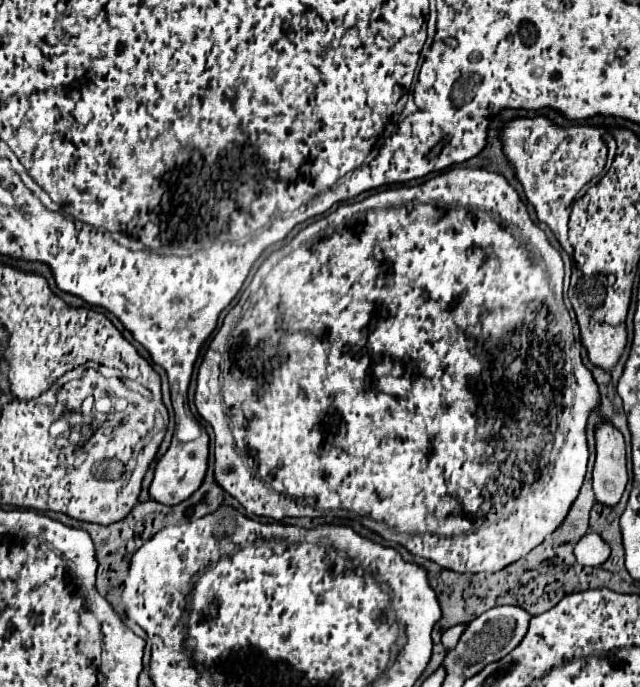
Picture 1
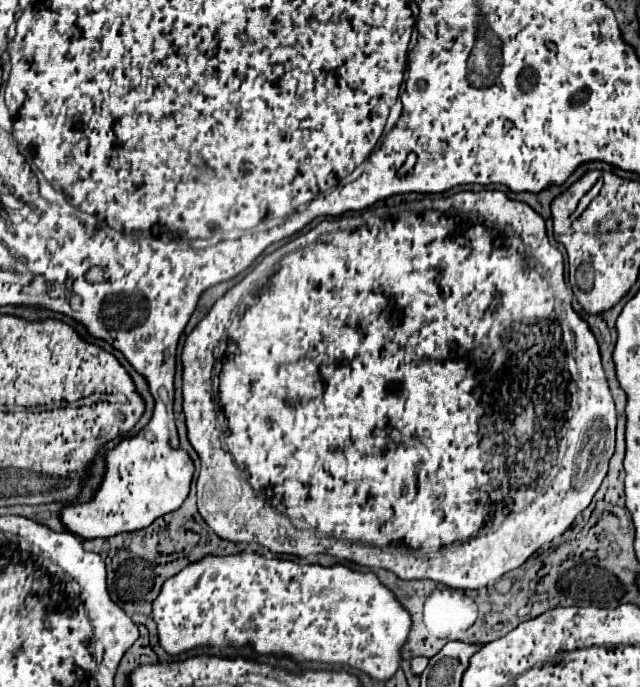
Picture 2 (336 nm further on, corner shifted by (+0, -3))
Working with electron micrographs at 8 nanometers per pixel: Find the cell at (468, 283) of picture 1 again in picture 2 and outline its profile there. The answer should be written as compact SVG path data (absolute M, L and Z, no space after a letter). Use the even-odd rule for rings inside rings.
M482 190L482 192L458 192L448 198L424 198L420 202L410 202L404 210L394 208L370 208L362 214L354 216L344 216L336 220L324 220L318 226L314 226L310 232L300 234L286 242L282 248L274 250L272 254L264 256L260 264L254 266L252 272L248 272L236 286L232 286L214 306L212 310L204 316L204 320L192 330L192 334L186 338L184 350L182 350L182 364L184 364L184 374L182 374L182 396L184 396L184 416L186 416L186 428L188 428L188 440L192 448L200 456L200 476L198 476L198 512L204 518L204 522L210 526L214 534L218 534L222 540L230 542L246 542L246 544L260 544L268 548L274 554L292 554L298 558L306 558L310 554L330 554L338 560L348 560L356 562L360 566L368 568L384 568L394 572L402 580L412 580L412 578L430 578L436 582L442 582L450 588L460 588L460 590L478 590L482 586L494 584L498 578L502 578L506 572L522 566L528 556L532 556L542 544L552 542L560 534L564 534L570 524L574 522L574 516L586 510L586 506L592 502L594 494L598 492L606 472L608 472L608 462L614 454L614 432L616 432L616 408L614 408L614 398L608 388L608 380L602 368L600 360L600 350L598 342L588 328L586 320L582 320L574 308L572 308L572 294L566 286L564 277L564 260L562 254L548 244L546 236L546 226L544 218L534 212L528 204L510 200L504 192L500 190ZM220 407L224 416L224 430L222 430L222 440L220 440Z

